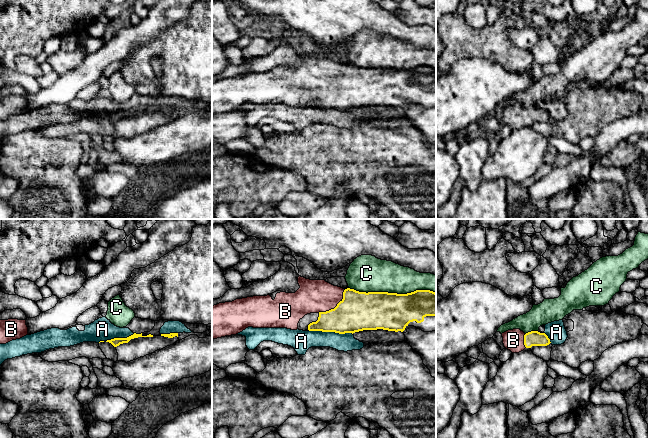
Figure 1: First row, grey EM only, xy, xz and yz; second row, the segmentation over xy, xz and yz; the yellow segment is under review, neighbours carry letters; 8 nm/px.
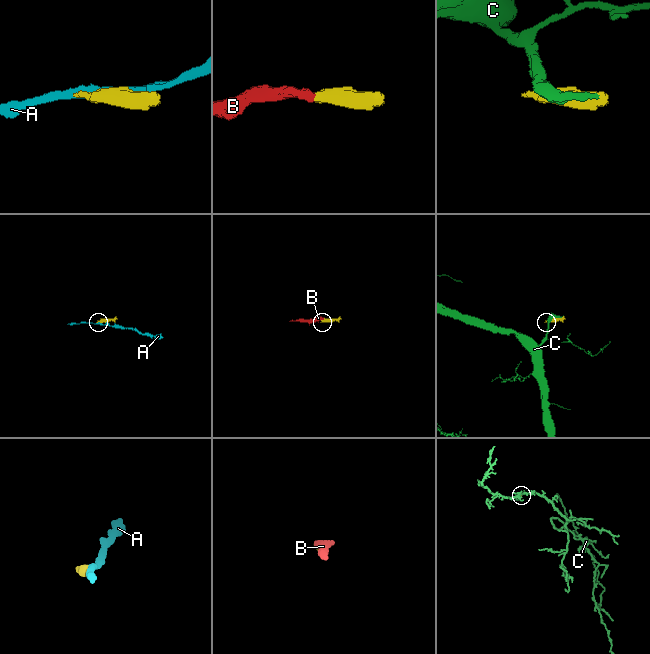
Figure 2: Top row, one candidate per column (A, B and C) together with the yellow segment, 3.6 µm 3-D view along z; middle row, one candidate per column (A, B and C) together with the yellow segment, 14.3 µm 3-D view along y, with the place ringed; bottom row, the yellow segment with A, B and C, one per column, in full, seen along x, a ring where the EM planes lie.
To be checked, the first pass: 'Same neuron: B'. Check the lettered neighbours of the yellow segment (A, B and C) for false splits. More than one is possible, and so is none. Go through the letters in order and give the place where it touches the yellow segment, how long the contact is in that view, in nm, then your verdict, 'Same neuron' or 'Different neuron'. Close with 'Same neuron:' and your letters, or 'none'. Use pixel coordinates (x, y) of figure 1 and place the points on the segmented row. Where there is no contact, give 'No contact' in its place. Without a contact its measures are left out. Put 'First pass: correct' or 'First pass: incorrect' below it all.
A: Touches yellow at xz (330, 331). Shared border 360 nm. Different neuron
B: Touches yellow at xz (336, 306). Shared border 300 nm. Same neuron
C: Touches yellow at xz (392, 293). Shared border 700 nm. Different neuron
Same neuron: B
First pass: correct

